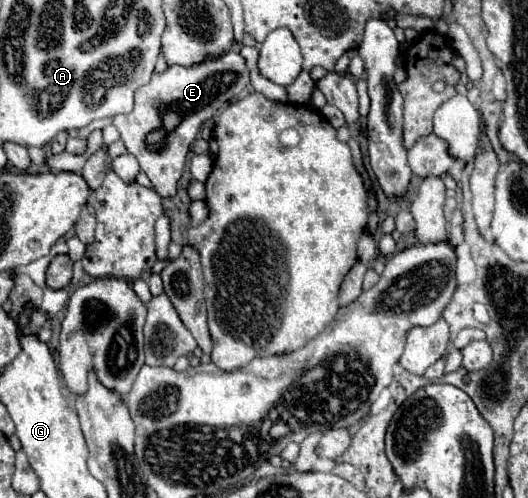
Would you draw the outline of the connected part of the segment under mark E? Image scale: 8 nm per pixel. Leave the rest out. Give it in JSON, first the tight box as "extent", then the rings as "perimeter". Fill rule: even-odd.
{"extent":[112,51,250,197],"perimeter":[[[228,51],[214,61],[204,61],[194,67],[172,65],[160,75],[154,73],[150,83],[136,91],[132,113],[112,117],[128,153],[138,159],[140,169],[148,175],[160,197],[176,195],[190,143],[196,139],[202,123],[210,119],[220,105],[236,97],[248,83],[250,71],[246,59],[236,51]]]}

